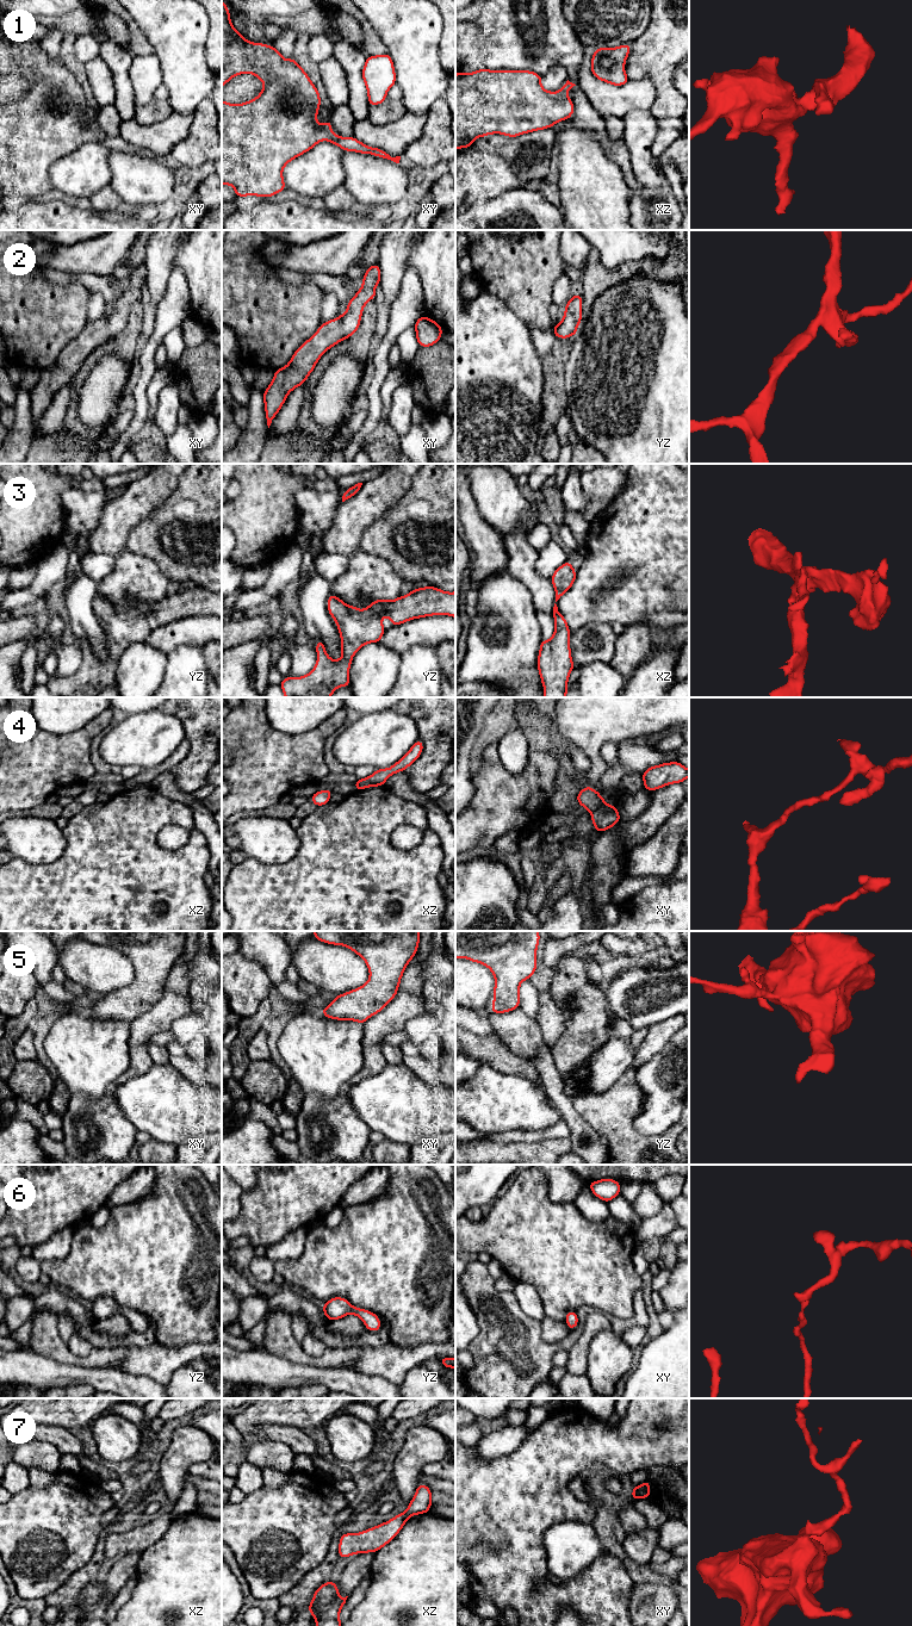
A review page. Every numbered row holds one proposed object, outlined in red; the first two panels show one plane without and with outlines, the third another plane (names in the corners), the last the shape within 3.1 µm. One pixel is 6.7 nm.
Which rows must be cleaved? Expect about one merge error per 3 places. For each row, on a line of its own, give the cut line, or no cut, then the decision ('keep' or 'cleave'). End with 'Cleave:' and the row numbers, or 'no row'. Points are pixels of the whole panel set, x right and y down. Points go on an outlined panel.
1: cut none; keep
2: cut none; keep
3: cut none; keep
4: cut xy (605, 802), (591, 813); cleave
5: cut none; keep
6: cut none; keep
7: cut xy (637, 1485), (641, 1496); cleave
Cleave: 4, 7

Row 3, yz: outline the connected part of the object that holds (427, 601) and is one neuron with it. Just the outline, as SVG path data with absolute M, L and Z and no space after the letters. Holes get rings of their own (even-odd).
M430 585L415 588L396 600L376 600L362 610L347 606L330 592L328 612L341 637L342 657L333 660L323 641L316 641L317 663L314 670L302 677L283 678L280 687L285 697L330 697L339 687L350 687L353 656L361 646L380 641L385 632L384 616L391 620L392 626L432 615L455 617L455 591L447 592Z

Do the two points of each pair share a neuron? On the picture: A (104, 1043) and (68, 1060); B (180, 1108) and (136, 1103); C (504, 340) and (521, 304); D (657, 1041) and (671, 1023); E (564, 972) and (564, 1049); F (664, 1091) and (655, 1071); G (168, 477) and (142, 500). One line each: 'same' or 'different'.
A: same
B: same
C: different
D: same
E: same
F: same
G: same

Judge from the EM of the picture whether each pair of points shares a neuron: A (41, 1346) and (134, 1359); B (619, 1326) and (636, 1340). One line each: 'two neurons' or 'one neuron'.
A: one neuron
B: two neurons

